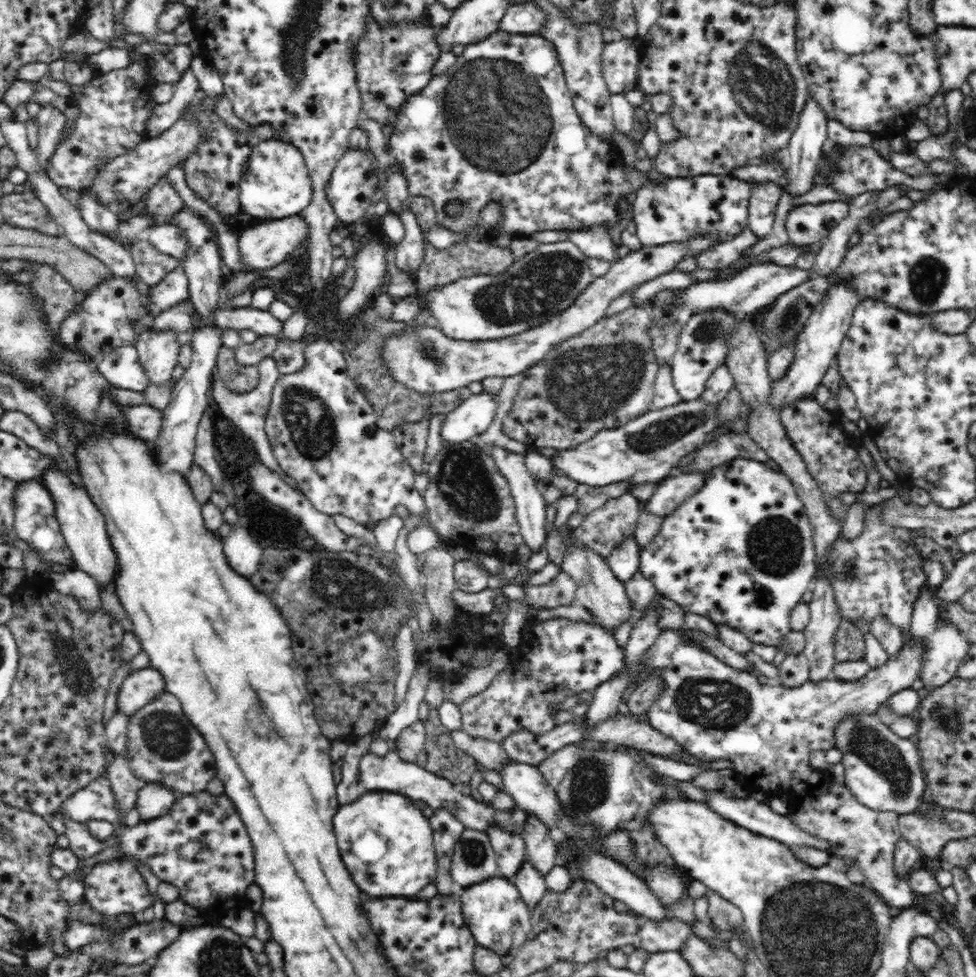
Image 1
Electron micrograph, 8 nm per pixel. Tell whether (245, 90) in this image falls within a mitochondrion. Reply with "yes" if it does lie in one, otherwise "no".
no

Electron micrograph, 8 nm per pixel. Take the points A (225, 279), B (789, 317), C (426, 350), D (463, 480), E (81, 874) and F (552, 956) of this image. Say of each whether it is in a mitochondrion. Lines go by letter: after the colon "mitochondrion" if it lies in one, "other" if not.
A: other
B: mitochondrion
C: mitochondrion
D: mitochondrion
E: other
F: other

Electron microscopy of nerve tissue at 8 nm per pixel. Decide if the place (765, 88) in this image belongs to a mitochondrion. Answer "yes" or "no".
yes

